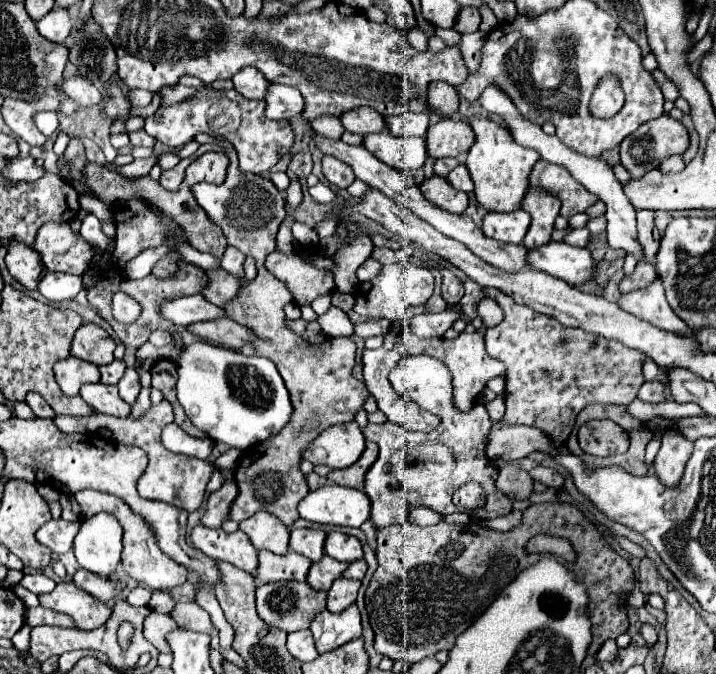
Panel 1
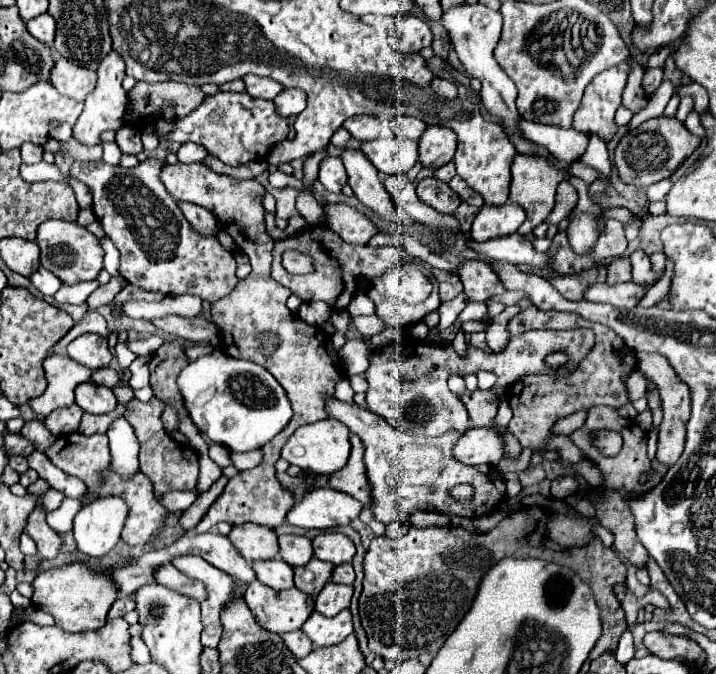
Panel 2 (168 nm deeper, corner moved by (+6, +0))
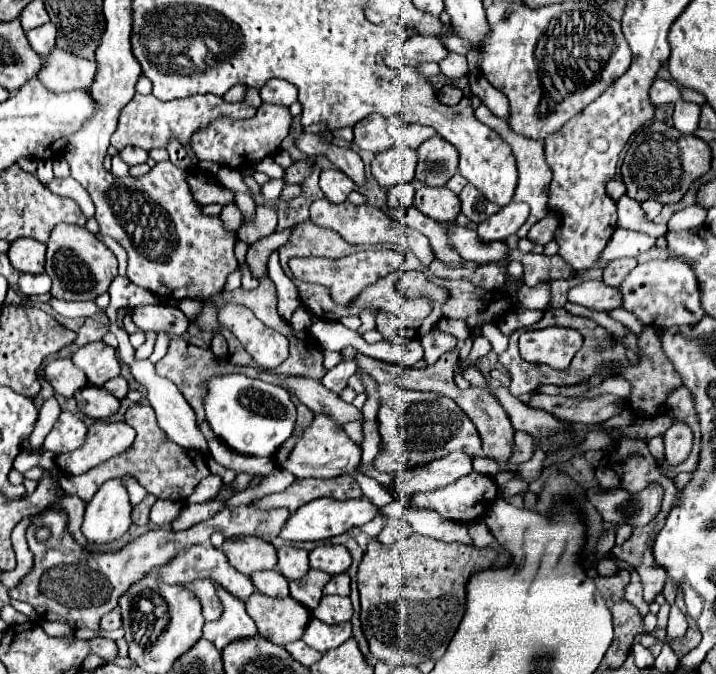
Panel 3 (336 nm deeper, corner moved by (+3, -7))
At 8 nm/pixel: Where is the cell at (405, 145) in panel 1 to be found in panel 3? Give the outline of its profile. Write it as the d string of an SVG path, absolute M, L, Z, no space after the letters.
M391 147L375 155L371 163L371 173L375 181L389 189L399 183L409 183L415 177L417 153L409 147Z

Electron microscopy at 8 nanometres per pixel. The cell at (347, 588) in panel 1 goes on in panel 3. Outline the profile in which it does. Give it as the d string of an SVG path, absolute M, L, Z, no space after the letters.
M325 595L317 609L313 609L313 615L321 619L323 623L343 623L349 621L353 615L353 605L349 597L339 595Z

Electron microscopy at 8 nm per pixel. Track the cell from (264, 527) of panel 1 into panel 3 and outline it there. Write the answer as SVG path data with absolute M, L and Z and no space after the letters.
M229 537L221 545L229 563L243 575L277 567L277 549L259 537Z

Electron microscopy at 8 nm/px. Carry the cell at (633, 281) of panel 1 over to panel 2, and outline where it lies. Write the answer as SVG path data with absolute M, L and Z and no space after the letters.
M614 258L608 266L608 284L618 284L618 282L630 282L632 280L632 266L630 258Z

